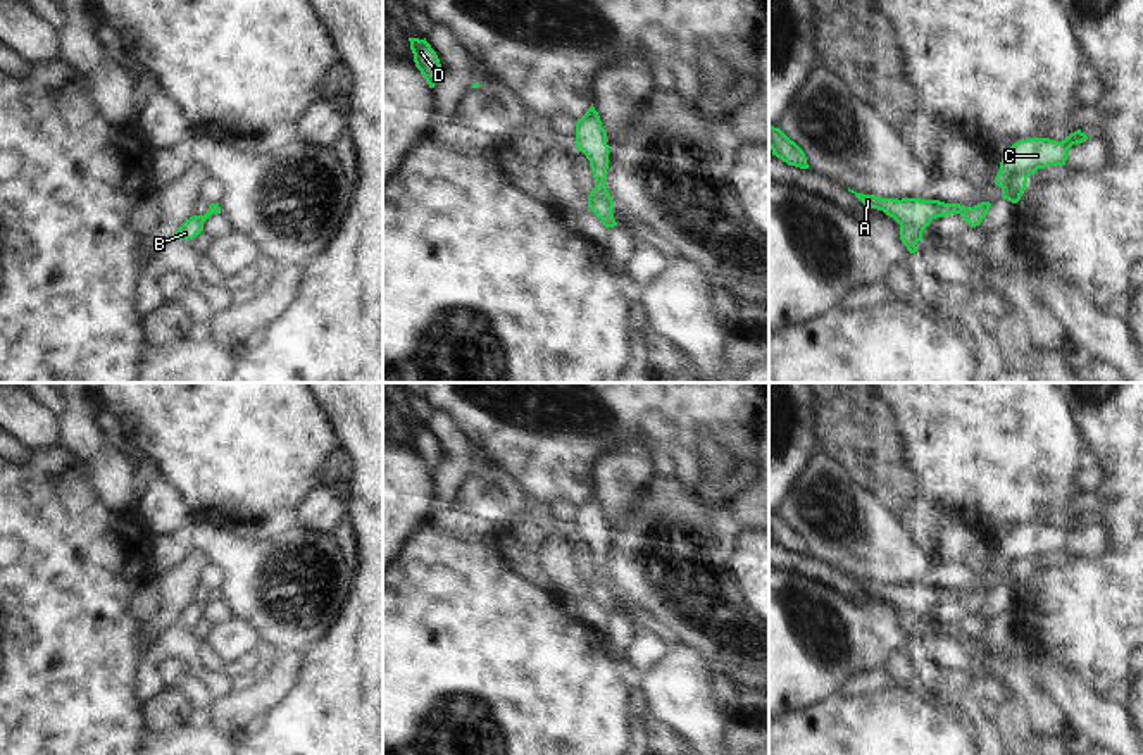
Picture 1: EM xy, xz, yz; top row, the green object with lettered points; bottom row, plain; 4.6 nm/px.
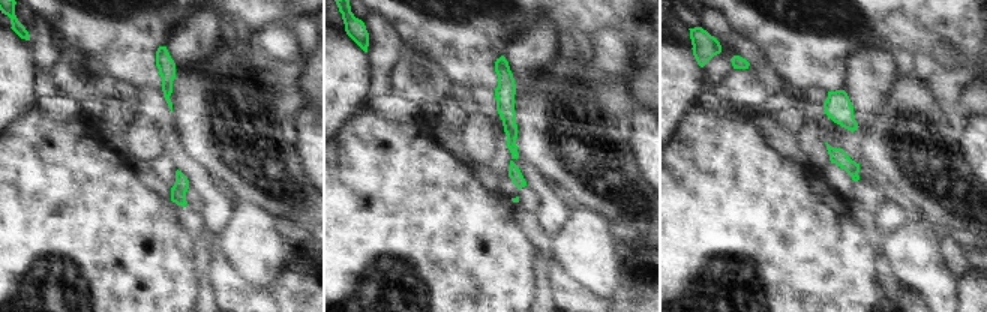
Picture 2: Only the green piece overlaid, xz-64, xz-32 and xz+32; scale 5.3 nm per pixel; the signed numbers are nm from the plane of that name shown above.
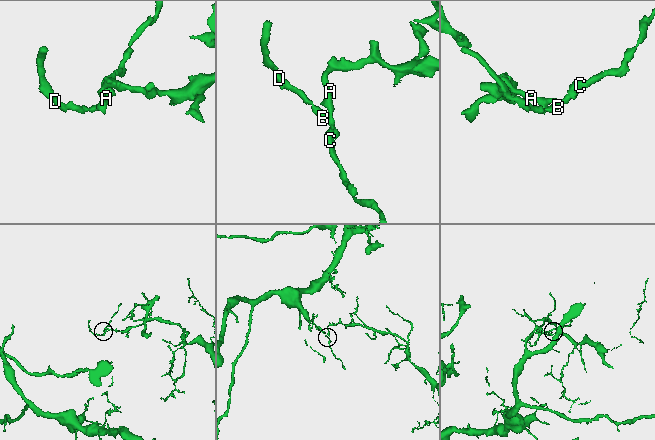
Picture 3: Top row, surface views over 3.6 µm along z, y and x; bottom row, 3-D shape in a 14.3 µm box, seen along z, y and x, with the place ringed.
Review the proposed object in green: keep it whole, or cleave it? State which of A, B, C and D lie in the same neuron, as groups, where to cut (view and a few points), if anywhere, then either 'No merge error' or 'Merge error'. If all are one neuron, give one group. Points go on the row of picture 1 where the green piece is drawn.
Groups: A / B C D. Split along xz (593, 188), (612, 204). Merge error

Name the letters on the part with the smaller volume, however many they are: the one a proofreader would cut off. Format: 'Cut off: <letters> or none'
Cut off: B, C, D

